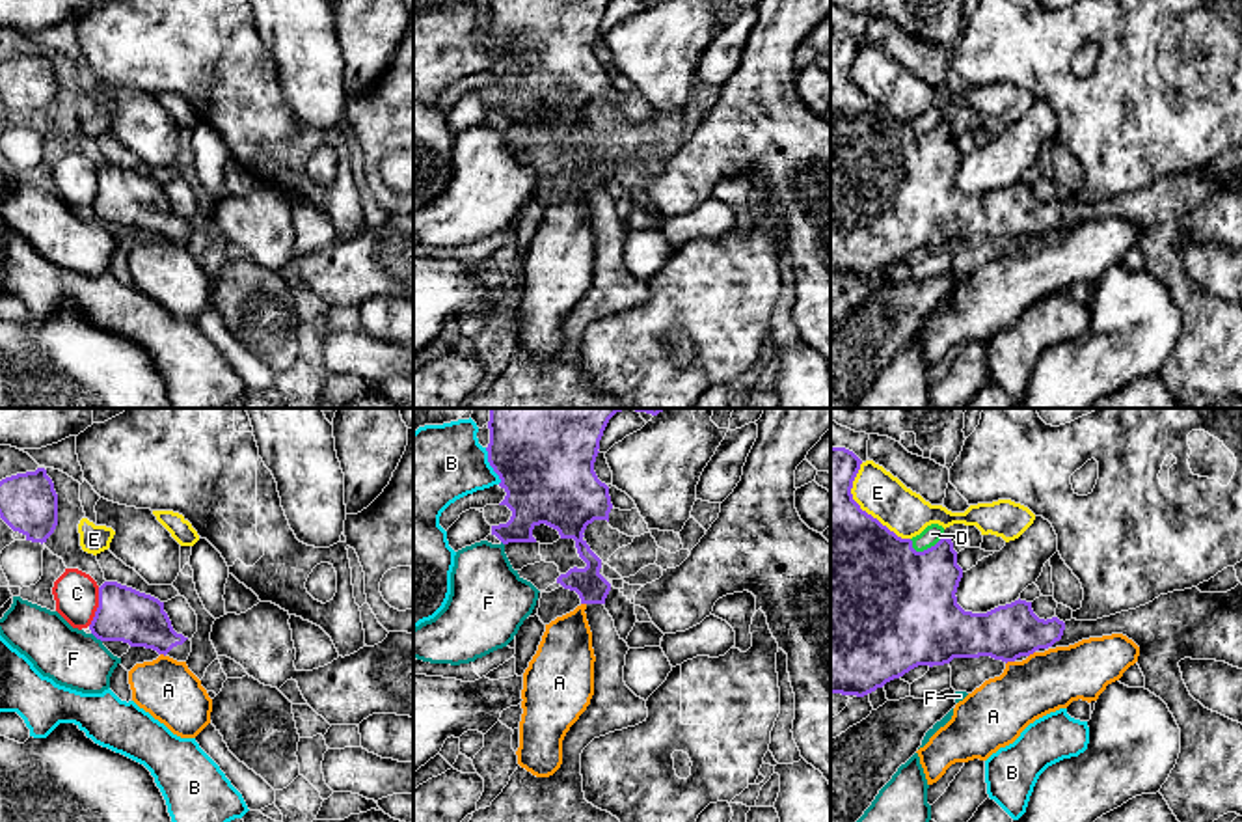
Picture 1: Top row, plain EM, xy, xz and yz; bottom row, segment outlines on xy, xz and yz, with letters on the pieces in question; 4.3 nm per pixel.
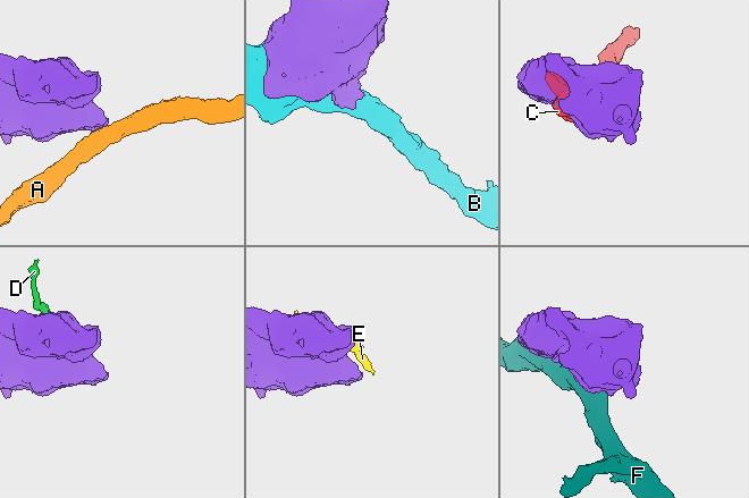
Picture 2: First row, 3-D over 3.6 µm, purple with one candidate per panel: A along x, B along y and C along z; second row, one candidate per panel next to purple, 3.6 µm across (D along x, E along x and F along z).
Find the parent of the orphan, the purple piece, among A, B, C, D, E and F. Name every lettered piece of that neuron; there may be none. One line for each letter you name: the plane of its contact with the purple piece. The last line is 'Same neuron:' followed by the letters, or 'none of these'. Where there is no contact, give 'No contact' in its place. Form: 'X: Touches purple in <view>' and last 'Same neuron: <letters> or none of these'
Same neuron: none of these

